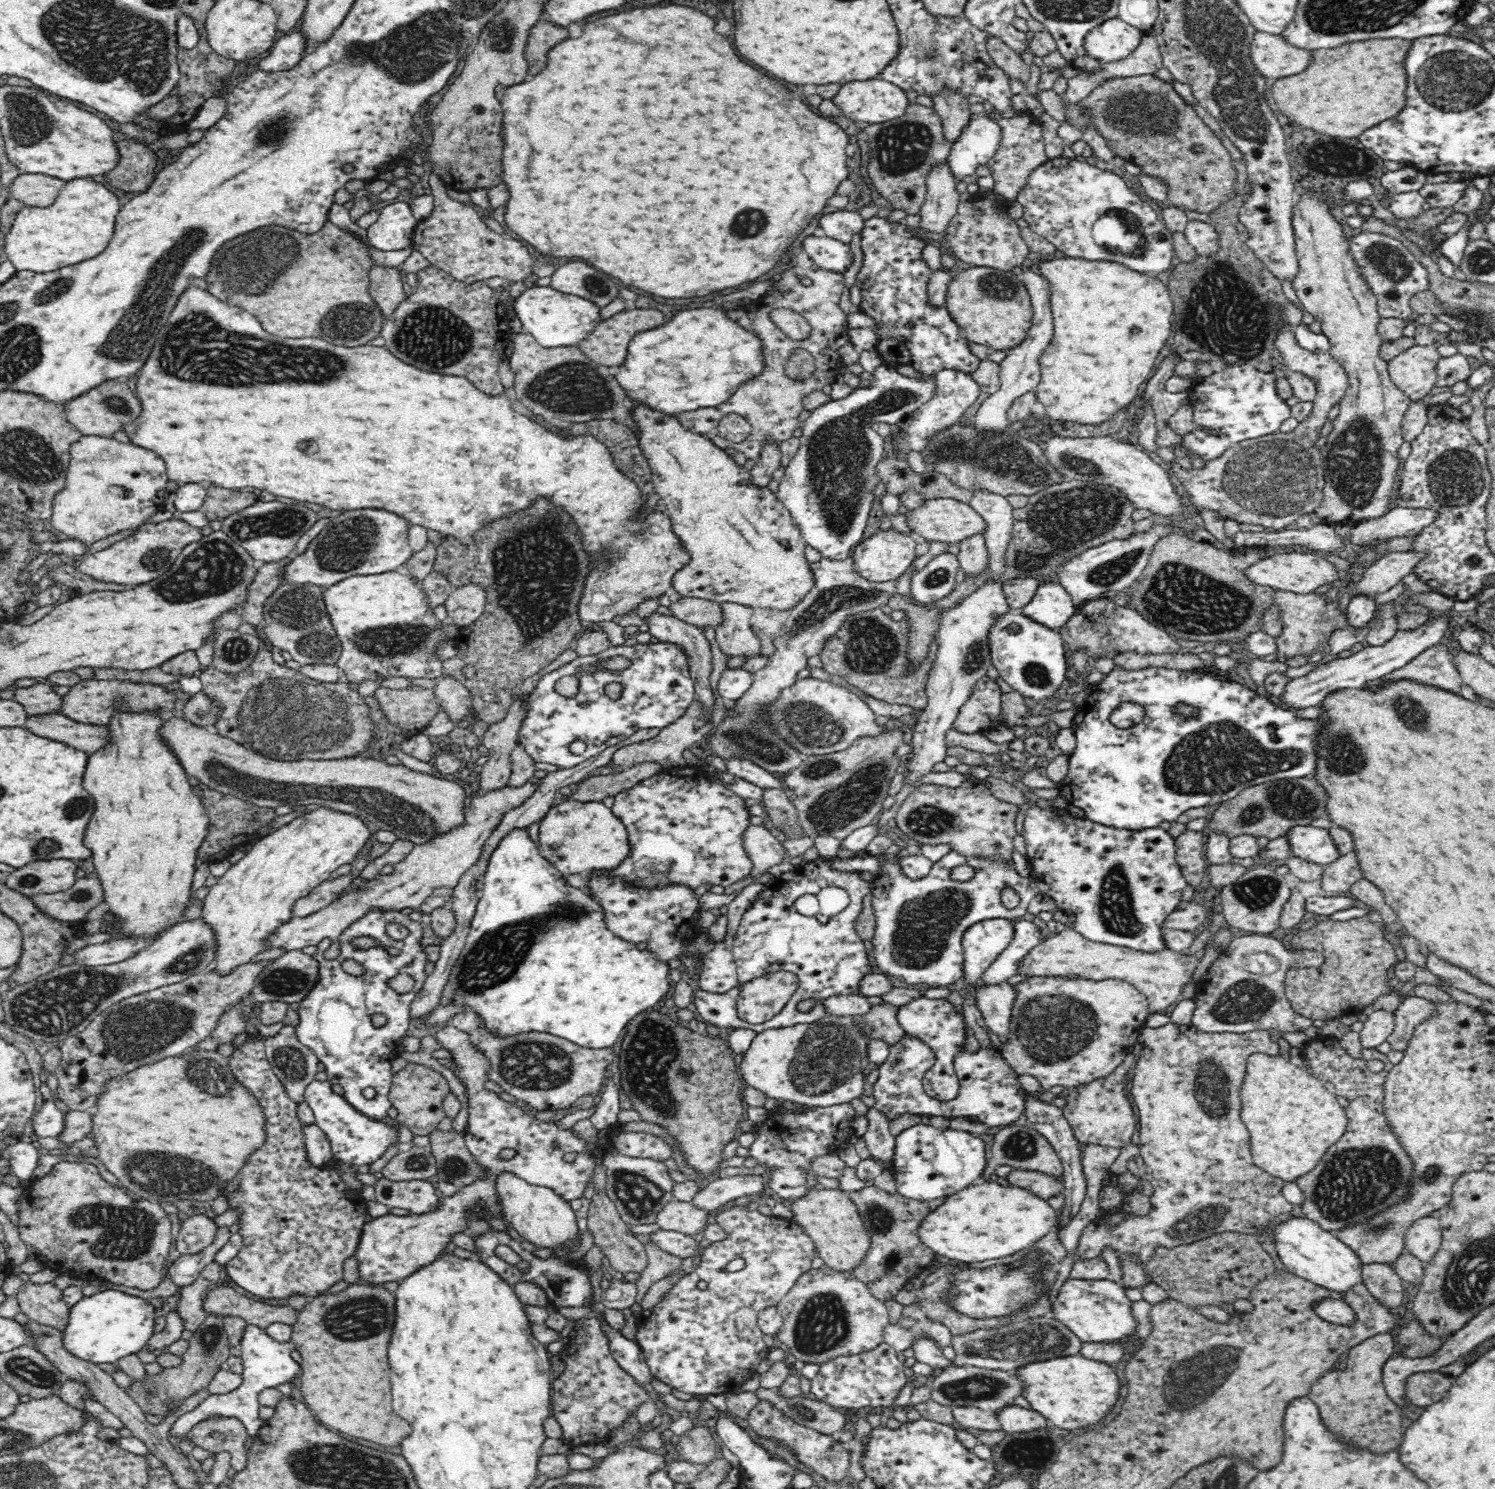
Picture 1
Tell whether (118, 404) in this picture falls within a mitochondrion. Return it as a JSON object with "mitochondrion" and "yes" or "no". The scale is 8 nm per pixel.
{"mitochondrion":"yes"}

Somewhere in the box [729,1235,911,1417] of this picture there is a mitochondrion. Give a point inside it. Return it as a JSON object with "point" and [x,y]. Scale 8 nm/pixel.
{"point":[822,1324]}

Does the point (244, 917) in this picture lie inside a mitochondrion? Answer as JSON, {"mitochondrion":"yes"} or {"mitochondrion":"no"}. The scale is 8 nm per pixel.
{"mitochondrion":"no"}

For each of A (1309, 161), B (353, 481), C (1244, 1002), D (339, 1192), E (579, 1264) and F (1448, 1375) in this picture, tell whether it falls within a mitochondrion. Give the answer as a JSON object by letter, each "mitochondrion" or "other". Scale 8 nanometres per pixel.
{"A":"mitochondrion","B":"other","C":"mitochondrion","D":"other","E":"other","F":"other"}

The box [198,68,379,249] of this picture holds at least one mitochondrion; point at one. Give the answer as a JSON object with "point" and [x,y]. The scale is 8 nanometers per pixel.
{"point":[275,131]}

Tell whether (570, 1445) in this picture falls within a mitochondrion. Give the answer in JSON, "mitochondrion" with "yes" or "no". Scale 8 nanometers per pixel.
{"mitochondrion":"no"}

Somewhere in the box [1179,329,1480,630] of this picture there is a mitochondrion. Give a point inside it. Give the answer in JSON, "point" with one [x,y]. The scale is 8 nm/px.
{"point":[1272,481]}

